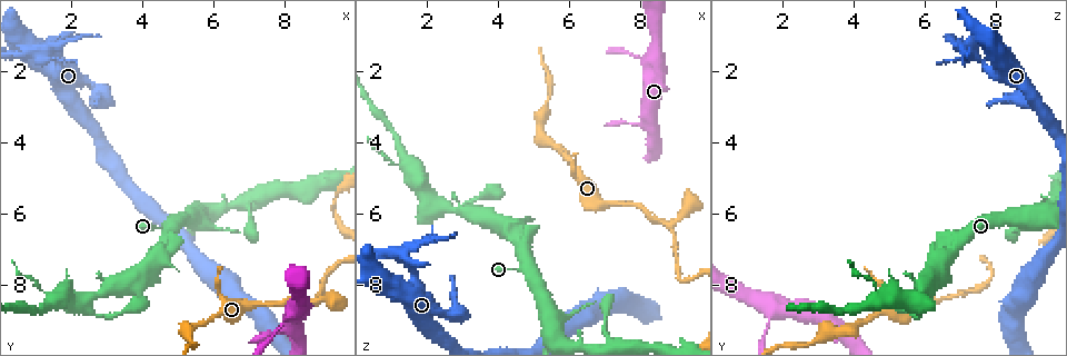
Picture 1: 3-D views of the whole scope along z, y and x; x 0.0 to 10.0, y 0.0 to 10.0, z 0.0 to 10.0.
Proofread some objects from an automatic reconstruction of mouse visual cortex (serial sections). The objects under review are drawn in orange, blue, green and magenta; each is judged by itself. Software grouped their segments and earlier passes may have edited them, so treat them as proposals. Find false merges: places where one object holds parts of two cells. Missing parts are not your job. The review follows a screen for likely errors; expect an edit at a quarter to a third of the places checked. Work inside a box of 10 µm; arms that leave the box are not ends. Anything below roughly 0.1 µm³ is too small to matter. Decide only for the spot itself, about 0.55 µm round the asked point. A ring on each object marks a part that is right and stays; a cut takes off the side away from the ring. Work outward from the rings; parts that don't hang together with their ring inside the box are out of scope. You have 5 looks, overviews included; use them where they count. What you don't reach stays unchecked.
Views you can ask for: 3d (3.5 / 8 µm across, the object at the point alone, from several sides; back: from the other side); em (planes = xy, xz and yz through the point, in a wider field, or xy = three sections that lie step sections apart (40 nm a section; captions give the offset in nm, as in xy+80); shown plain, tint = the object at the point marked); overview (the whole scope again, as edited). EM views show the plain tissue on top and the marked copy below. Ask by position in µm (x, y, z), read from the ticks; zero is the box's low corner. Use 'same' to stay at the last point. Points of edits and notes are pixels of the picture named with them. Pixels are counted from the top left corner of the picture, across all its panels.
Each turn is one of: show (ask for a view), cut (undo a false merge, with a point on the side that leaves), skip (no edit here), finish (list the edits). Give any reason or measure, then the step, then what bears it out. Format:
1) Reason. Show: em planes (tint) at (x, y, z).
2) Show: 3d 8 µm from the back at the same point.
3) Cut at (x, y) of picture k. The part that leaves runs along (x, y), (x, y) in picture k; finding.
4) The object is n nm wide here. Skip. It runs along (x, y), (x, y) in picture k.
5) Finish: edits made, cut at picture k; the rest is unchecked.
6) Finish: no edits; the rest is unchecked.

Branch point. Show: 3d 3.5 µm at (2.40, 8.40, 5.80).

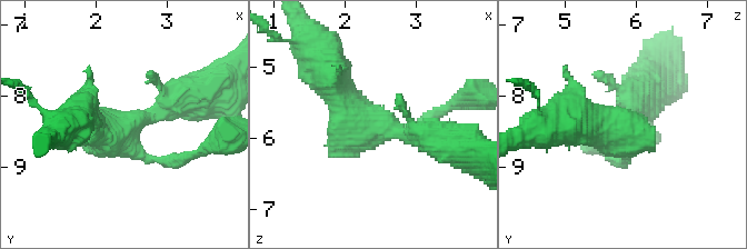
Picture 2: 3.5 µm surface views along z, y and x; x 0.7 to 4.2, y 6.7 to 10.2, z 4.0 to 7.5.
Now the EM. Show: em xy step 2 (tint) at (2.40, 8.45, 5.80).

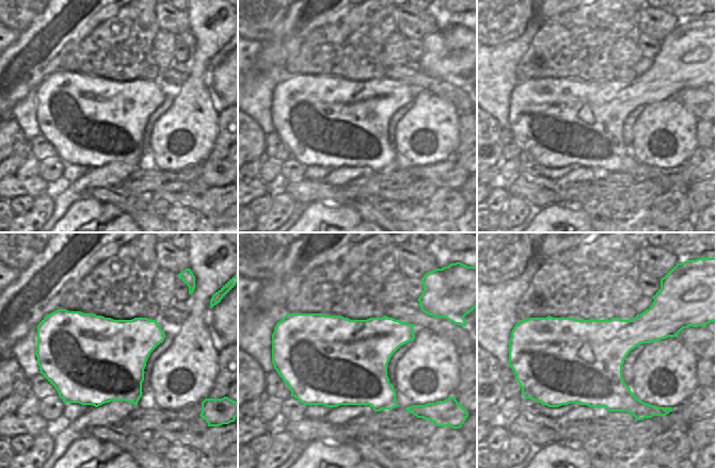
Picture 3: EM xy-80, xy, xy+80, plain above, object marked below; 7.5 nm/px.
Show: em xy step 3 (tint) at the same point.

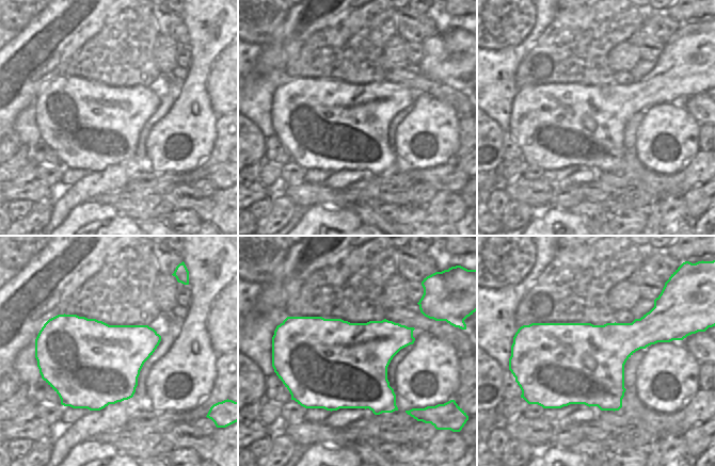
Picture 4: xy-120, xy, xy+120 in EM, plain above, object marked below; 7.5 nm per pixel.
Skip. All the same cell.

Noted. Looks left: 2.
Abrupt turn. Show: 3d 3.5 µm at (1.70, 1.80, 7.60).

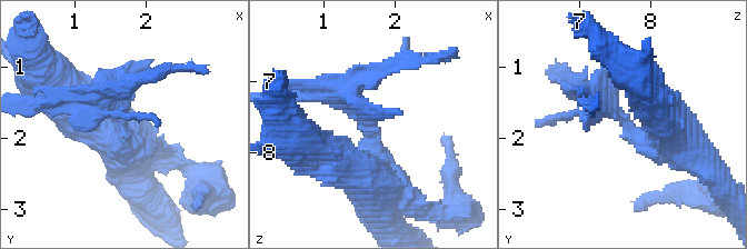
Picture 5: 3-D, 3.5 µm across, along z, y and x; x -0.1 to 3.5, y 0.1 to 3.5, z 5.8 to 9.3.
Show: em xy step 3 (tint) at (1.70, 1.75, 7.65).

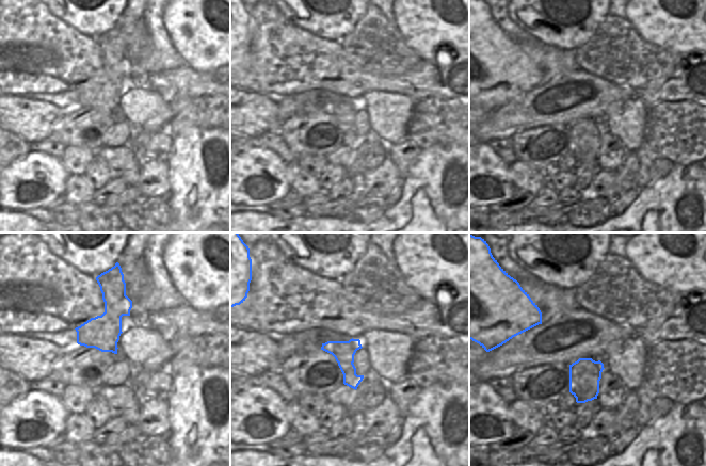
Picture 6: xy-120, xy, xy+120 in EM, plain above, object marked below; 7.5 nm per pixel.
Cut at (608, 93) of picture 5. The part that leaves runs along (629, 125), (564, 76) in picture 5; a second cell is stuck on.

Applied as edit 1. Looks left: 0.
Finish: edits made, cut at picture 5; the rest is unchecked.

